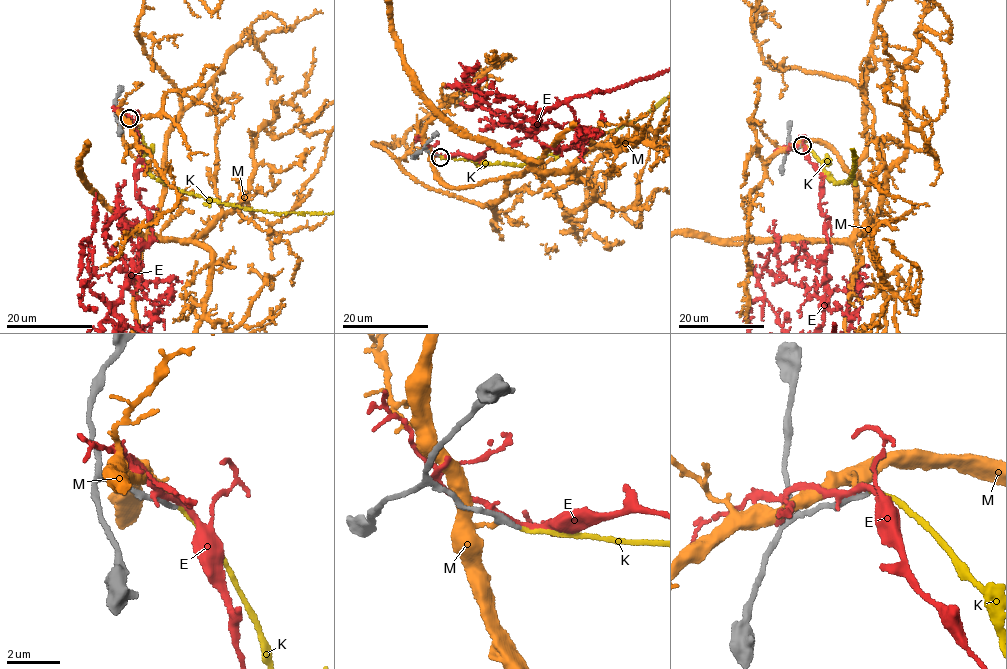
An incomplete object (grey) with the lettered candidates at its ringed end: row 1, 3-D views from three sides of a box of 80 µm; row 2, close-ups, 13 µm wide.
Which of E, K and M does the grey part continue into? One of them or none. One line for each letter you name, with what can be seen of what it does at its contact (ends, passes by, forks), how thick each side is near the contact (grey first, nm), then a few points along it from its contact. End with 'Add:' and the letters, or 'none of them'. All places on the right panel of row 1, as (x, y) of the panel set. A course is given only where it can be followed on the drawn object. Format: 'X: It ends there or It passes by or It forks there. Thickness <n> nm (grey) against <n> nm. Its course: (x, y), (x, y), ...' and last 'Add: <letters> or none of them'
K: It ends there. Thickness 240 nm (grey) against 140 nm
Add: K

